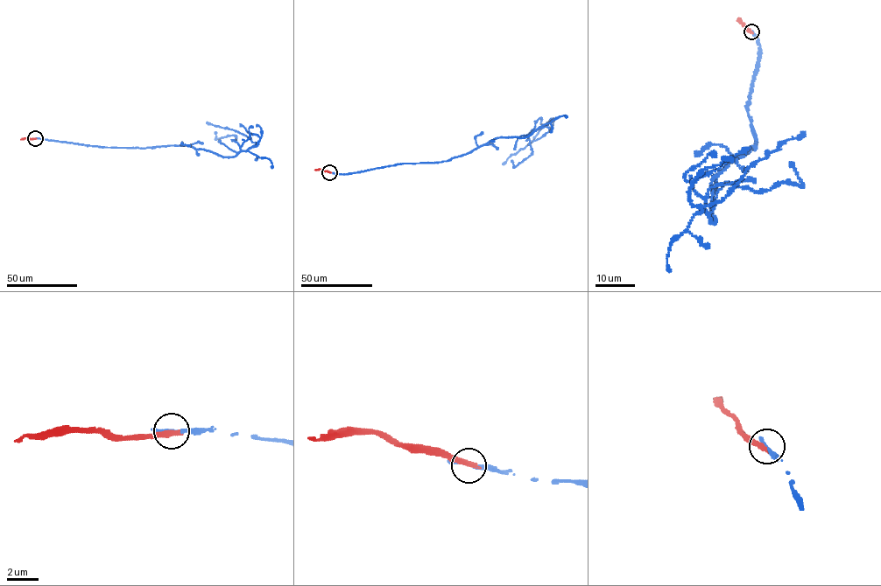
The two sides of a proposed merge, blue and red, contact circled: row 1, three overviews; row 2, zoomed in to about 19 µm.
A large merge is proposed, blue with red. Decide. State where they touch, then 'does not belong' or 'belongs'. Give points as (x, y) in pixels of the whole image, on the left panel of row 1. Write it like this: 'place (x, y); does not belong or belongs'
place (35, 138); belongs

